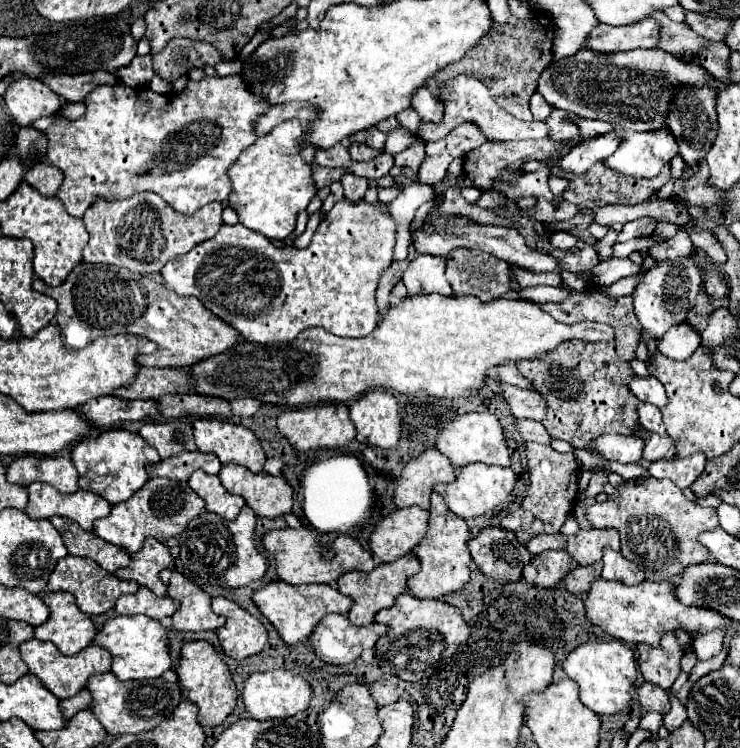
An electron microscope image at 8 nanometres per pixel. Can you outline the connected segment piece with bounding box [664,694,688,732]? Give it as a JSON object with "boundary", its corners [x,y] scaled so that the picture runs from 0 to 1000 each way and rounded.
{"boundary":[[[905,928],[905,933],[908,933],[908,949],[897,957],[897,973],[903,979],[911,979],[914,973],[919,973],[919,968],[924,968],[930,963],[930,957],[927,957],[927,947],[916,939],[916,933],[908,928]]]}

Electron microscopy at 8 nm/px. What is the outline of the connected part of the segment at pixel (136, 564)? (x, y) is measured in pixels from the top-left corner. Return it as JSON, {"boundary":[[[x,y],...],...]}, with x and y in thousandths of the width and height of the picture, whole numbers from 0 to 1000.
{"boundary":[[[197,719],[189,738],[178,741],[173,759],[162,759],[157,770],[162,775],[181,775],[189,783],[203,786],[211,797],[224,797],[224,783],[216,775],[216,765],[232,751],[230,735],[224,727],[211,719]]]}

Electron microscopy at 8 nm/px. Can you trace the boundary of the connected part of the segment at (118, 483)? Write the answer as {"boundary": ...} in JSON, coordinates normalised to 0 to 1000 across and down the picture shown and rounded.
{"boundary":[[[173,575],[141,578],[132,586],[105,591],[97,602],[97,618],[108,634],[108,652],[143,666],[149,674],[170,671],[184,655],[189,655],[200,642],[197,620],[211,620],[214,615],[214,604],[197,594],[189,580]]]}

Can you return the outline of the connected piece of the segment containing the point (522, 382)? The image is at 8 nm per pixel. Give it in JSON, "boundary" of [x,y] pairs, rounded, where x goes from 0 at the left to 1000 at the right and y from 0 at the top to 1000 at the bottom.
{"boundary":[[[681,487],[678,492],[673,489],[673,500],[676,500],[676,508],[678,511],[684,511],[684,513],[692,513],[692,516],[700,516],[700,519],[708,519],[708,521],[719,521],[719,513],[716,513],[716,508],[711,508],[703,497],[700,497],[700,492],[697,492],[697,487]]]}

